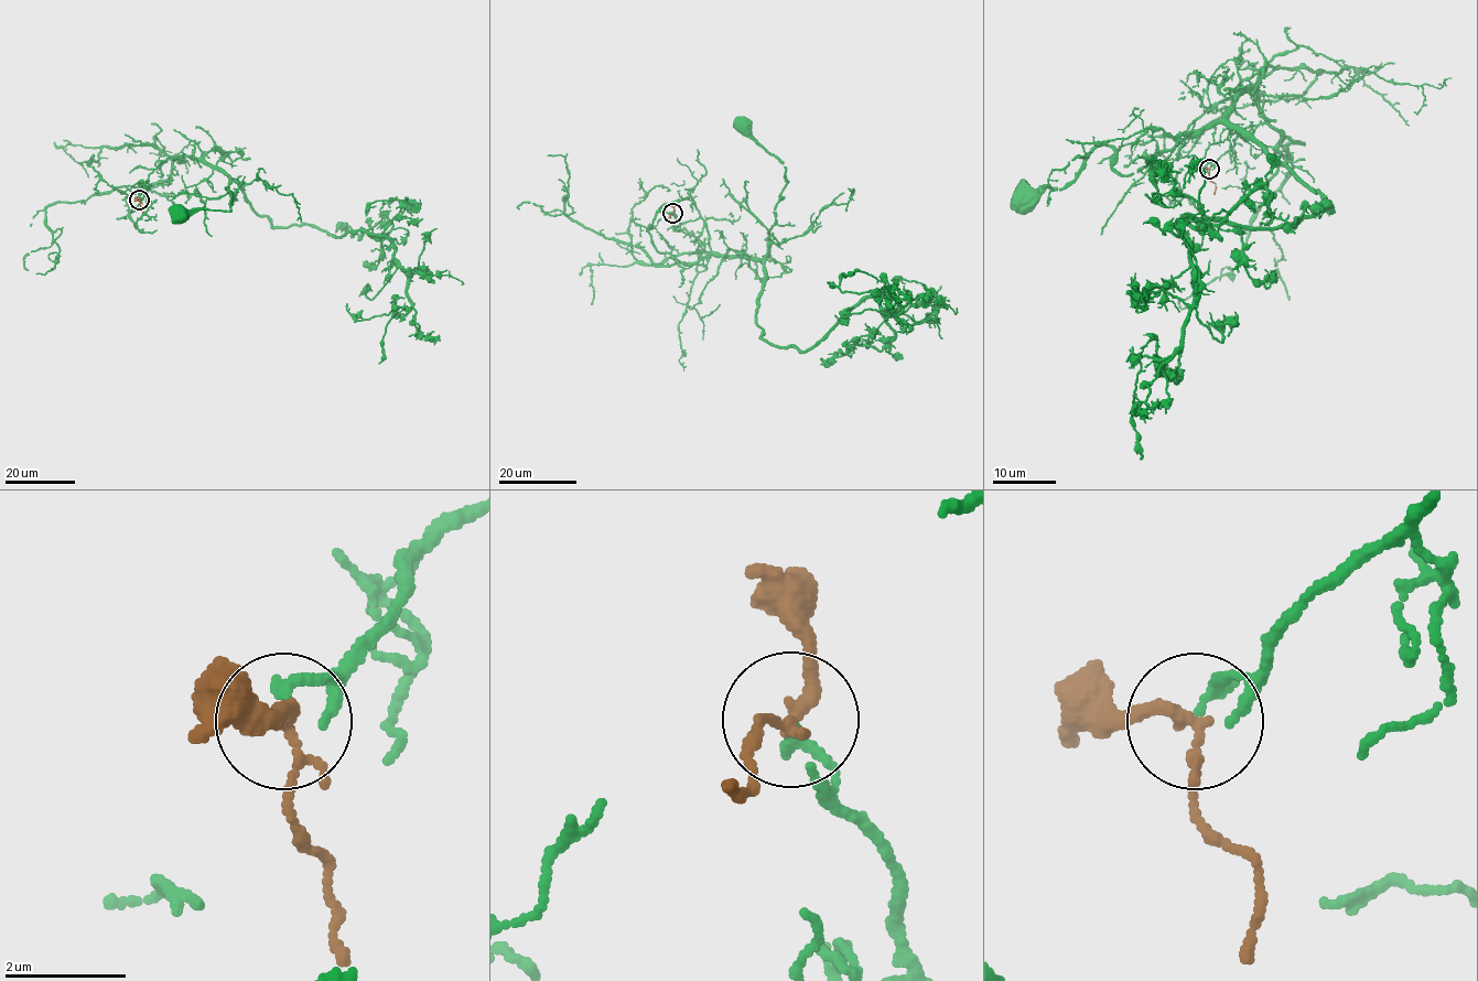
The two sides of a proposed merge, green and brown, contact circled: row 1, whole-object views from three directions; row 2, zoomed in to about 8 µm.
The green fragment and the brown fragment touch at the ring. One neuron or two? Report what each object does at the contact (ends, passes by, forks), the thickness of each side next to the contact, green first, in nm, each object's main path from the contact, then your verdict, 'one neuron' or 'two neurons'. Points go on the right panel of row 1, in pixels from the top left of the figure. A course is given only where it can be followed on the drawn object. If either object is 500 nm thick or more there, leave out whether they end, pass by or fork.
green ends there; brown forks there; 180 nm thick on the green side, 160 nm on the other; green runs (1209, 169), (1264, 121), (1249, 87), (1137, 173), (1120, 173), (1101, 144), (1064, 187), (1023, 197); brown runs (1209, 169), (1209, 178), (1216, 184), (1214, 194); two neurons

